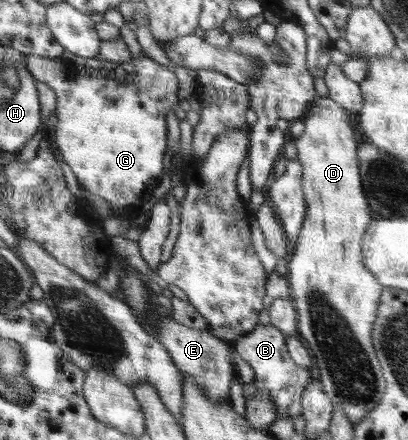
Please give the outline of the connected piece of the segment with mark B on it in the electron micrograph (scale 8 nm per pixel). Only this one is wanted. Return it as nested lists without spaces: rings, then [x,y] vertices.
[[[258,323],[256,329],[249,334],[238,338],[233,343],[235,349],[244,361],[254,370],[252,382],[256,391],[264,391],[270,394],[278,408],[277,419],[295,420],[301,414],[302,392],[306,384],[312,380],[312,375],[307,368],[303,368],[290,357],[286,345],[286,335],[272,324]]]

